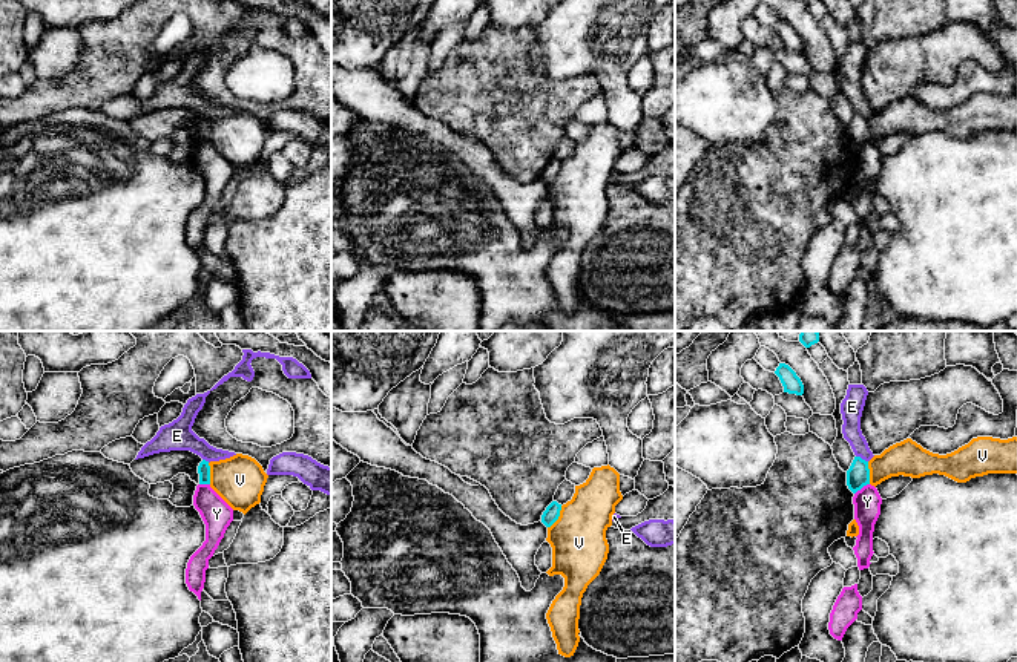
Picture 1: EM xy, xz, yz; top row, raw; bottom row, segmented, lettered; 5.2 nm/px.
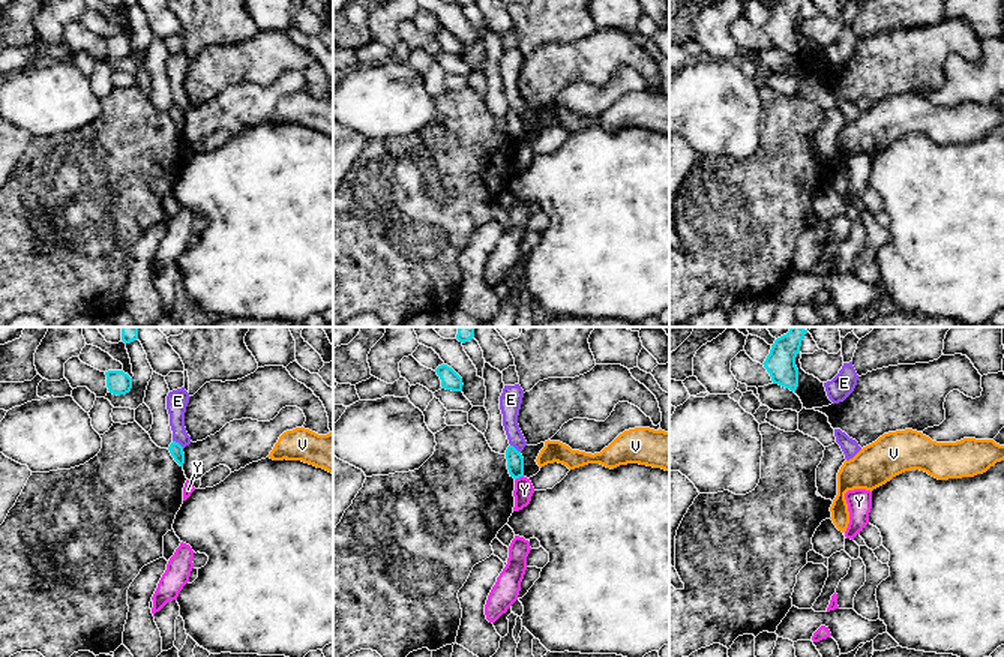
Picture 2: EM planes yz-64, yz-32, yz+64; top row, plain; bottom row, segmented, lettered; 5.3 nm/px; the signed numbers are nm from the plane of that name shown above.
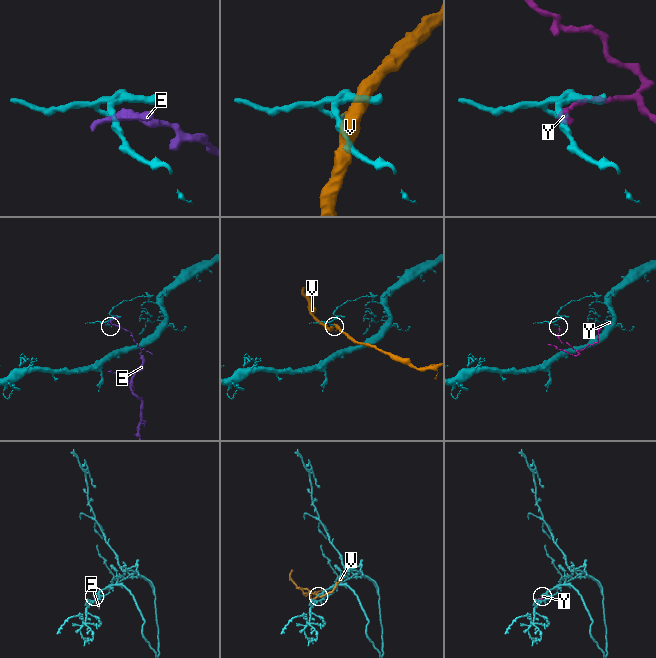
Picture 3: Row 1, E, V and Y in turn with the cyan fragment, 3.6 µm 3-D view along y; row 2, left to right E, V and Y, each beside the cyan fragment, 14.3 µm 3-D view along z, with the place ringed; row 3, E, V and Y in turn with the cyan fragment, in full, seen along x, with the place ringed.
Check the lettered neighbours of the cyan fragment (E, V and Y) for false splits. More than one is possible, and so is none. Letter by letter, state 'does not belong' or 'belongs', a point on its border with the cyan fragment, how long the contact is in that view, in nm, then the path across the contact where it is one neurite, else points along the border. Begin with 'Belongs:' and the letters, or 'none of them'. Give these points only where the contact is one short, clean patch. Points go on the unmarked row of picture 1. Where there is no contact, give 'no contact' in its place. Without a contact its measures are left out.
Belongs: none of them
E: does not belong | yz (861, 115) | 70 nm | along yz (856, 112), (867, 118)
V: does not belong | xz (559, 172) | 140 nm | along xz (562, 163), (560, 172), (548, 184)
Y: does not belong | yz (861, 144) | 100 nm | along yz (868, 140), (855, 150)

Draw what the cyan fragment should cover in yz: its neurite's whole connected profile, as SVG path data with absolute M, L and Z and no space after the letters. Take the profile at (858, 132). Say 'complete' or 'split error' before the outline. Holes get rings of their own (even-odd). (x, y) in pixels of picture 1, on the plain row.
complete | M854 113L850 126L847 127L847 143L853 150L856 150L867 141L870 141L868 118L861 113Z

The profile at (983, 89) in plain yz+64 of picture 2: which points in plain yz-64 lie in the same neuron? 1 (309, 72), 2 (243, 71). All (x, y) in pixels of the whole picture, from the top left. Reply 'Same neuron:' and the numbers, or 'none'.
Same neuron: none

